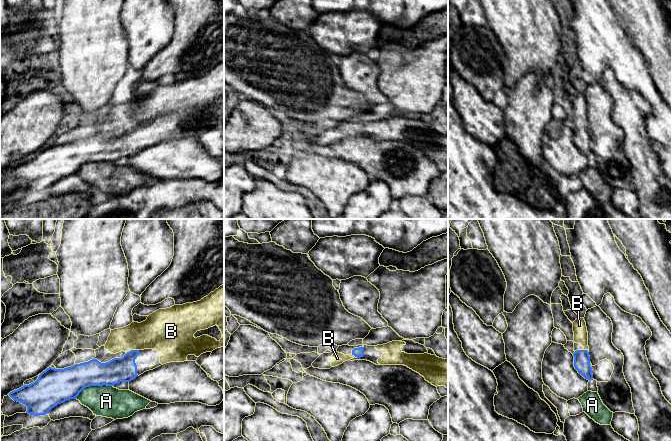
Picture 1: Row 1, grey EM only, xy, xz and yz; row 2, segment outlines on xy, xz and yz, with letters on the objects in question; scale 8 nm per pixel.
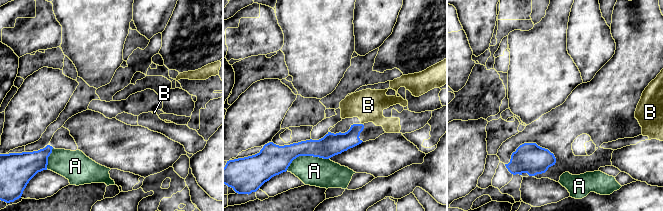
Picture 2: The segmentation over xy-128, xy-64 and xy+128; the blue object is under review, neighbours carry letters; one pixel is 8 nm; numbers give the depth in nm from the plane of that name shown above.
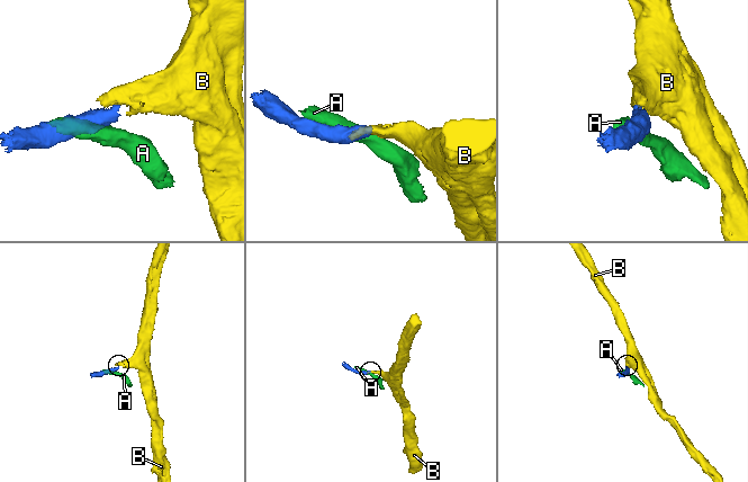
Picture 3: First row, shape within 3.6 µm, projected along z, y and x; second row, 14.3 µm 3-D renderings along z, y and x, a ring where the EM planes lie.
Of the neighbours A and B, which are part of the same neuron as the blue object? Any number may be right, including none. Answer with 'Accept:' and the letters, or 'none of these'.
Accept: B

